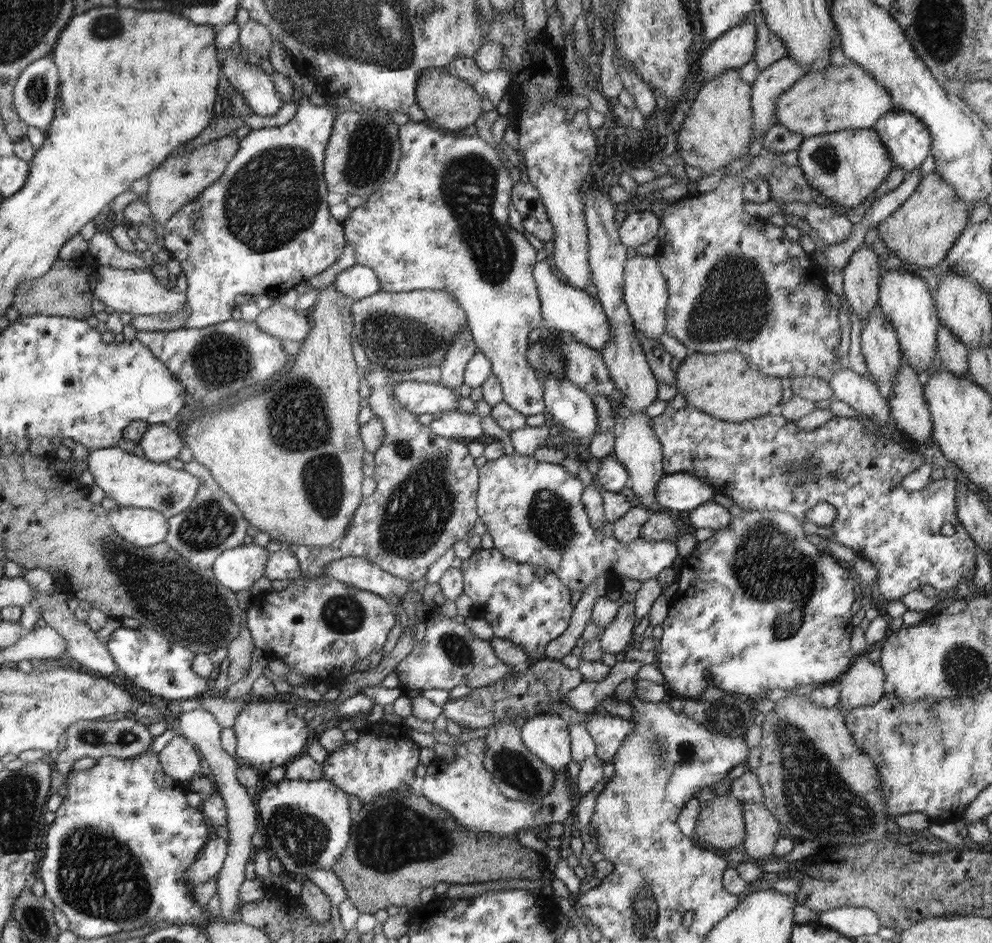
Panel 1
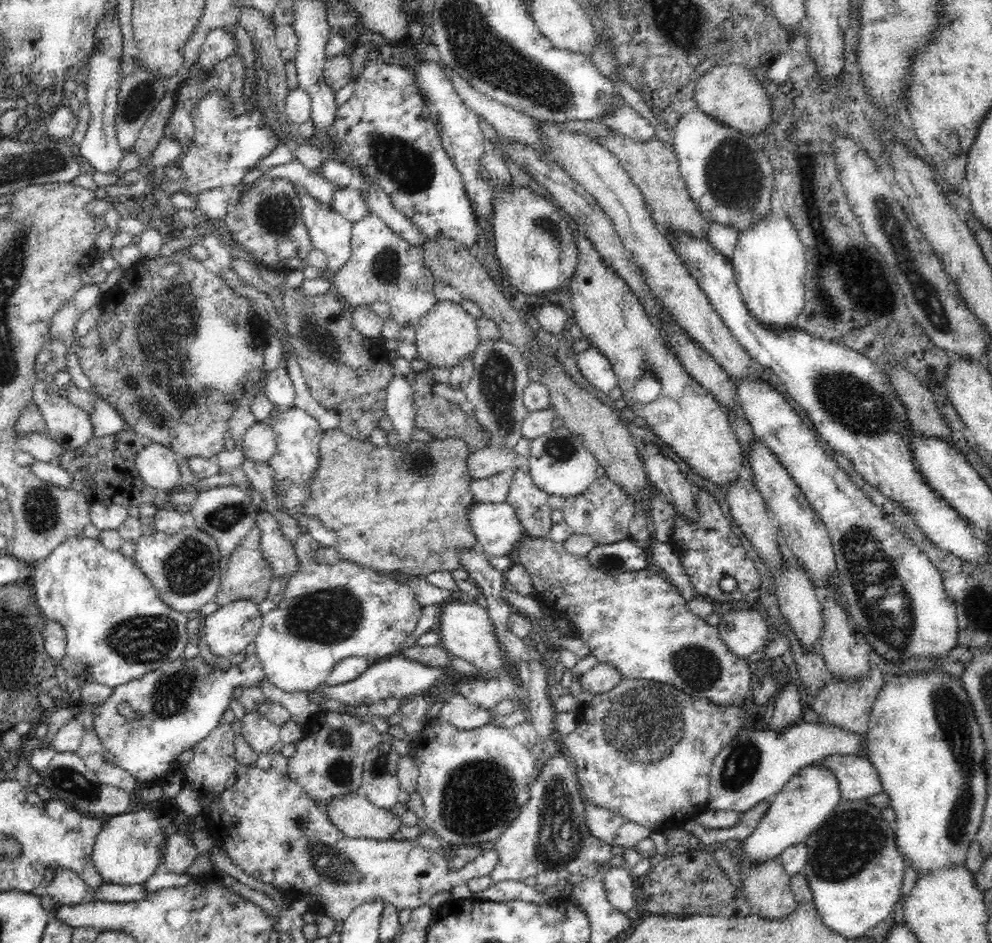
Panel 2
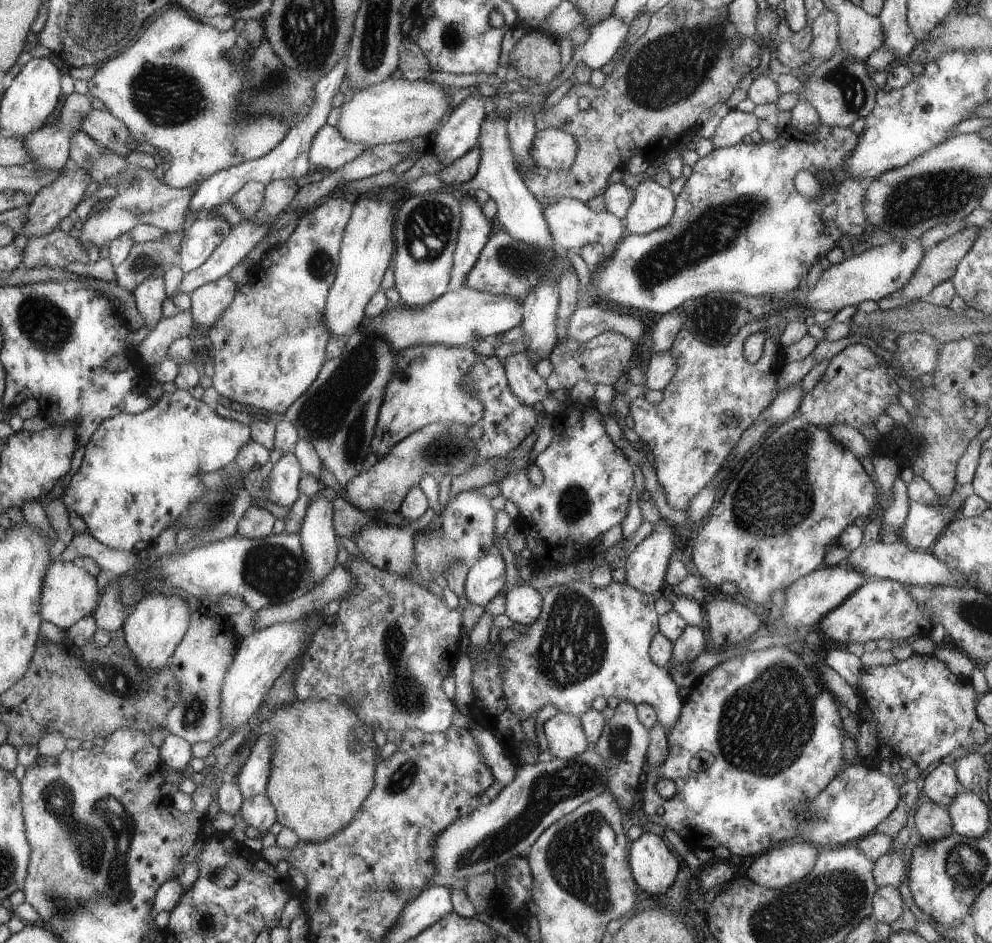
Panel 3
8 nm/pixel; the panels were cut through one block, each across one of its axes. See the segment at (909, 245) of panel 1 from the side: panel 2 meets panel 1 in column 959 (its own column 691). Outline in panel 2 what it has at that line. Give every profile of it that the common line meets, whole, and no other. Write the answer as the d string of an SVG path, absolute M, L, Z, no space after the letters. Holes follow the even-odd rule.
M613 129L610 135L598 141L600 145L616 155L624 171L628 172L633 184L636 184L642 192L644 201L652 210L655 222L660 229L667 235L670 232L674 232L674 235L688 232L690 237L707 241L706 230L711 222L702 217L700 210L691 200L691 194L679 170L679 160L673 151L672 140L670 144L664 144L657 139L657 136L652 136L652 140L632 140Z

